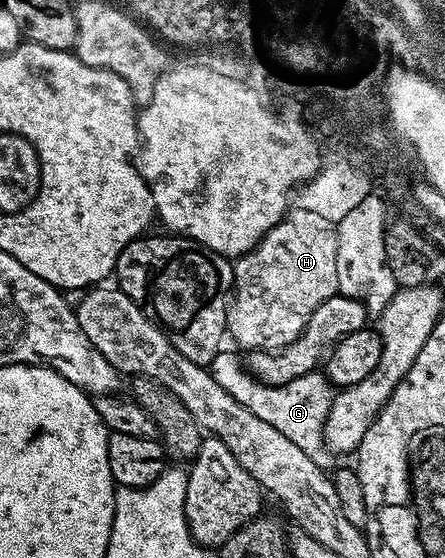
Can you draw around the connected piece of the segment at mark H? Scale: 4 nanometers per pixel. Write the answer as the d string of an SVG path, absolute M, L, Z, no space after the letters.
M294 207L284 219L272 227L260 239L254 250L234 261L233 288L228 314L225 317L226 331L247 352L276 353L294 345L307 328L315 311L338 290L338 238L333 224L311 210Z

